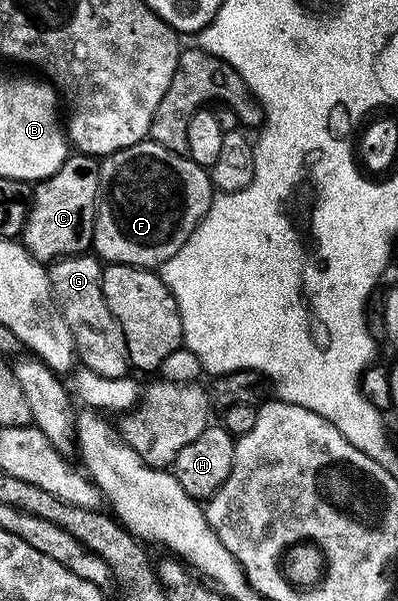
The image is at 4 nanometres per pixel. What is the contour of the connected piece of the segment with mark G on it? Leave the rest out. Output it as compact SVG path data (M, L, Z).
M77 255L62 257L47 266L48 283L52 287L52 295L57 306L64 308L63 320L73 330L82 361L93 373L103 377L126 377L130 373L128 344L124 338L122 327L104 298L102 275L104 265L95 256Z

